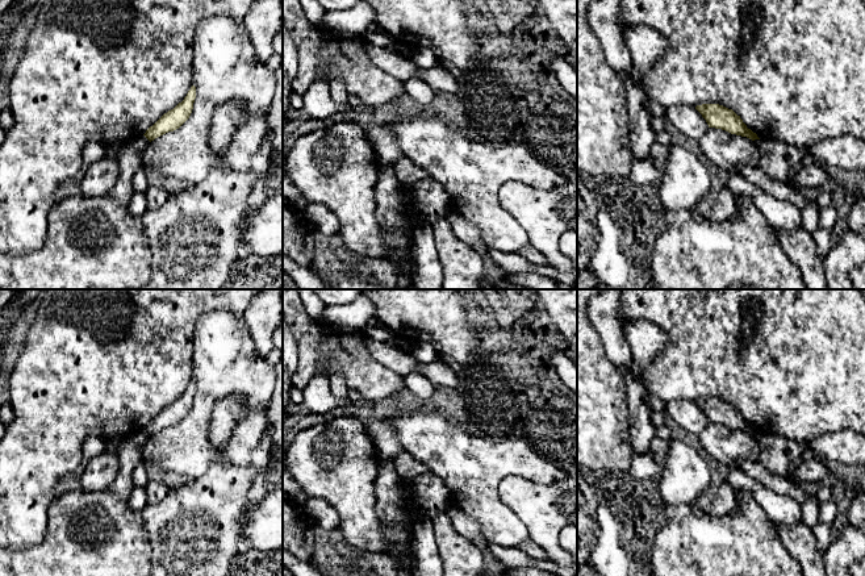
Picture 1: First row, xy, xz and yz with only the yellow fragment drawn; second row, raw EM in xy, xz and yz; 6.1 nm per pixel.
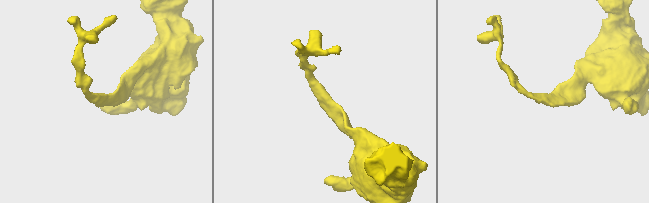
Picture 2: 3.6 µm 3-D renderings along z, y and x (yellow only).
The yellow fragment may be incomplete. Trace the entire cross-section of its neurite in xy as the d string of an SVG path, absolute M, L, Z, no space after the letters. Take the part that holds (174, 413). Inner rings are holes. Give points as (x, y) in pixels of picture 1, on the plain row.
M192 380L187 391L174 404L164 408L152 421L143 429L150 437L155 433L179 423L191 410L196 393L196 381Z

